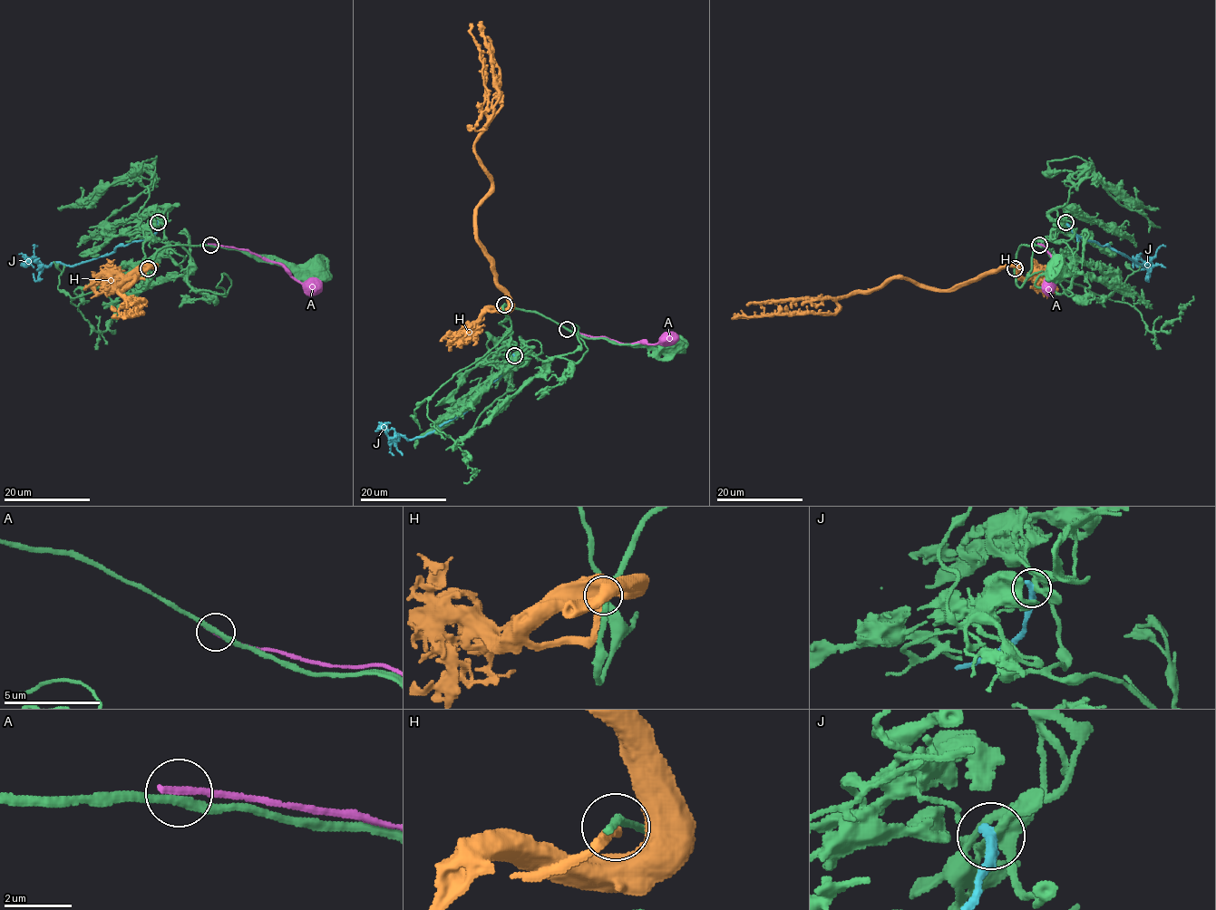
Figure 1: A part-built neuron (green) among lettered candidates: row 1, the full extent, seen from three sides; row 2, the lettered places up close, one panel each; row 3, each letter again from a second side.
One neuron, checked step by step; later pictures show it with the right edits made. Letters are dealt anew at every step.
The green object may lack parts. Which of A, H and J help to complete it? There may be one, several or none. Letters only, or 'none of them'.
none of them

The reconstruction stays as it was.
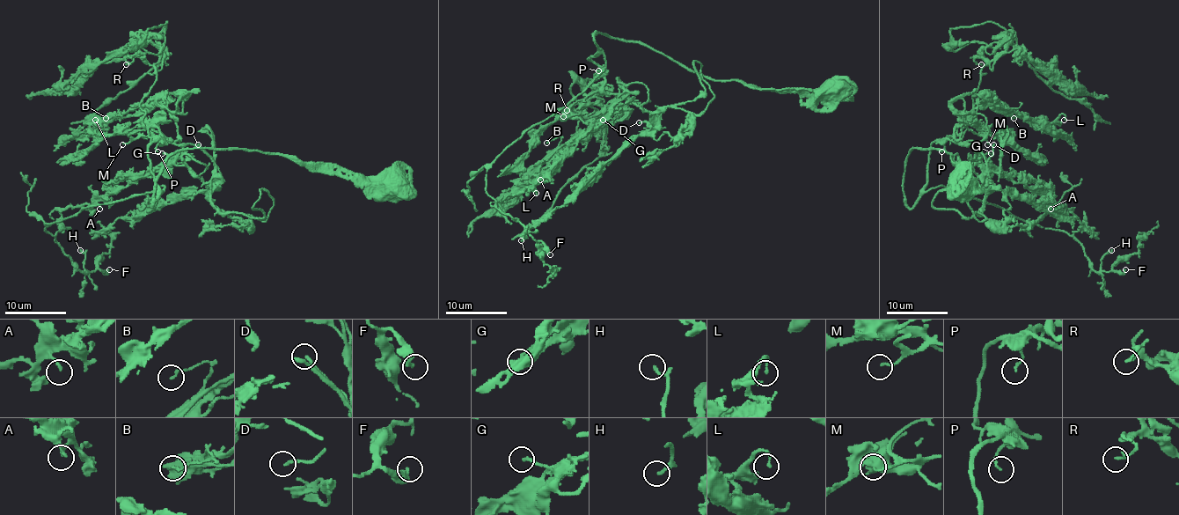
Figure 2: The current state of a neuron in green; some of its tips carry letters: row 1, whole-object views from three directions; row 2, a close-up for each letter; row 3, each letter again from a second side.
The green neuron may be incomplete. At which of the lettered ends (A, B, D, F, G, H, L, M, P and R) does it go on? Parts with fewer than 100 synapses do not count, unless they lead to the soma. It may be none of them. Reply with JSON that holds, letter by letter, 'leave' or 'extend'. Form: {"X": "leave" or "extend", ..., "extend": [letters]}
{"A": "leave", "B": "leave", "D": "leave", "F": "leave", "G": "leave", "H": "leave", "L": "leave", "M": "leave", "P": "leave", "R": "leave", "extend": []}

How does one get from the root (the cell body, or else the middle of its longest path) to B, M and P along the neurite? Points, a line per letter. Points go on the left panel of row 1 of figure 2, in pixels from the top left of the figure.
B: (397, 182), (182, 149), (153, 209), (147, 147), (179, 141), (174, 116), (136, 104), (106, 118)
M: (397, 182), (256, 150), (182, 149), (157, 180), (153, 209), (147, 147), (157, 139), (145, 128), (122, 144)
P: (397, 182), (256, 150), (182, 149), (157, 180), (153, 209), (147, 149), (157, 141), (157, 151)

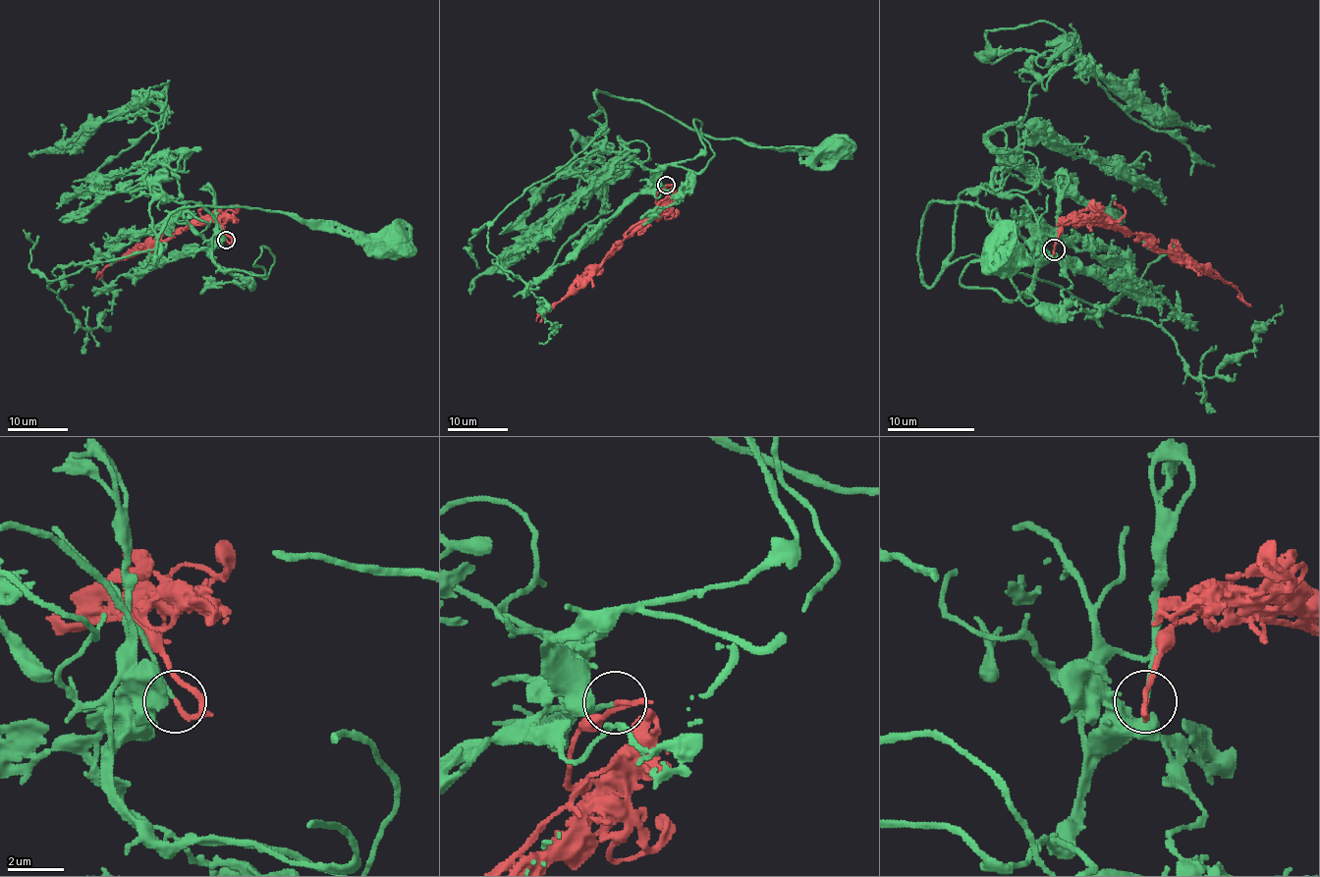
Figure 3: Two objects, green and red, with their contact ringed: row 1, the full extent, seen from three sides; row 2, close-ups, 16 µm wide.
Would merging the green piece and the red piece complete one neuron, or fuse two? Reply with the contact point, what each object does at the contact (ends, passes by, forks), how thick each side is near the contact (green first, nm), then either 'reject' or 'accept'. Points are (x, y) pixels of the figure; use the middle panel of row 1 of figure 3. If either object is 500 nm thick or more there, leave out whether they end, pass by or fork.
at (666, 185); green ends there; red ends there; 140 nm thick on the green side, 170 nm on the other; accept

